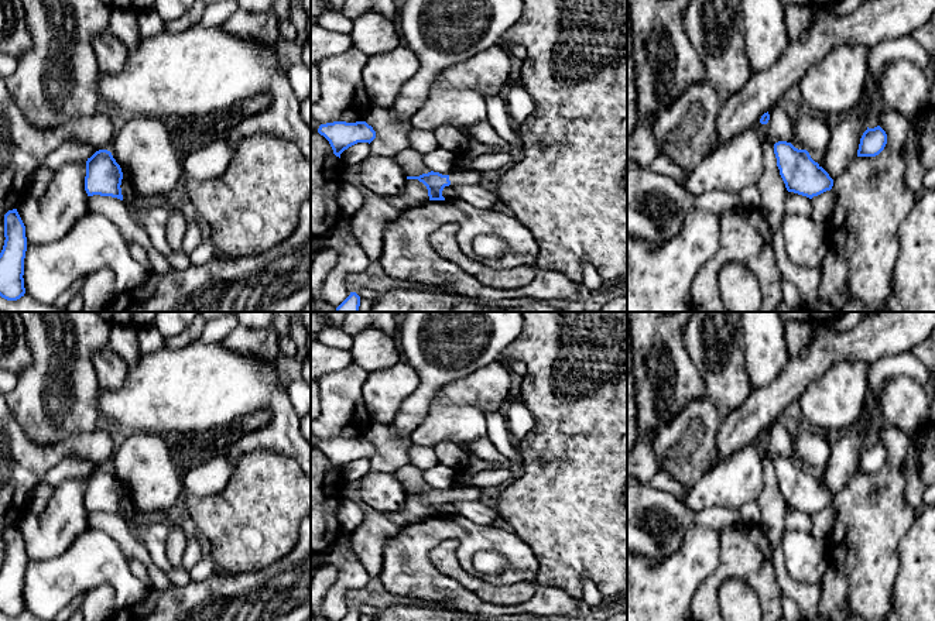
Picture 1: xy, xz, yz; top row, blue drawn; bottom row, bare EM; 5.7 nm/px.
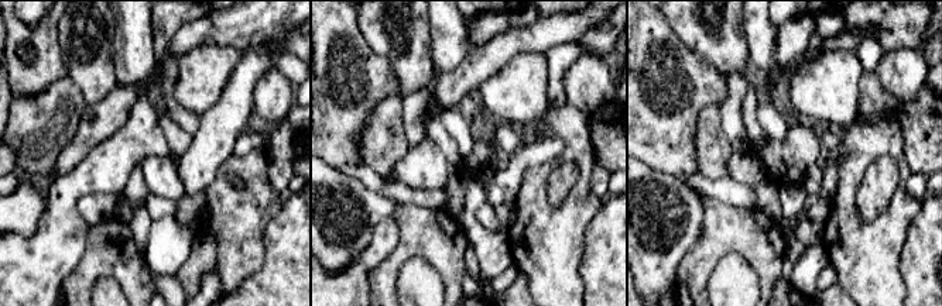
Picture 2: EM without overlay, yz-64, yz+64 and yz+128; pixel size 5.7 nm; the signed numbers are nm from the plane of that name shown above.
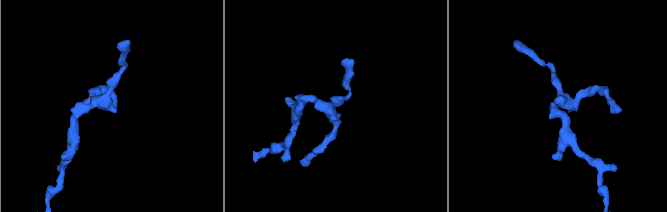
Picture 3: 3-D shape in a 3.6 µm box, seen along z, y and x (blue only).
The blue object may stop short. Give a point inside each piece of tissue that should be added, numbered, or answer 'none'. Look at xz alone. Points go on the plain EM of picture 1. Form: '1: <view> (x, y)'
1: xz (472, 493)

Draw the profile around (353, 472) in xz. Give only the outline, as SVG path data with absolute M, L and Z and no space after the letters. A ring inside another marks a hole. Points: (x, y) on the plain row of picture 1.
M357 459L340 470L340 478L347 486L356 484L362 477L370 471L369 459Z

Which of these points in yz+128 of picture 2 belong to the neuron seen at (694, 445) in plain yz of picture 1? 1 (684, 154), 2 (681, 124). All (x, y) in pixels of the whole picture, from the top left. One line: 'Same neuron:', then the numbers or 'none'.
Same neuron: none

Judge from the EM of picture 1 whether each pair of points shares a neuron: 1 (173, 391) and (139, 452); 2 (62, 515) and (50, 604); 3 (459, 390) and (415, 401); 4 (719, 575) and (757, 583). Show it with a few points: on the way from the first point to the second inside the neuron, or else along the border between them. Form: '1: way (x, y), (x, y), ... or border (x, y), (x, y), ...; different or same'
1: border (124, 432), (154, 432), (173, 438); different
2: border (81, 534), (62, 553), (48, 559), (27, 561); different
3: border (469, 373), (439, 388); different
4: way (729, 572), (747, 573); same

